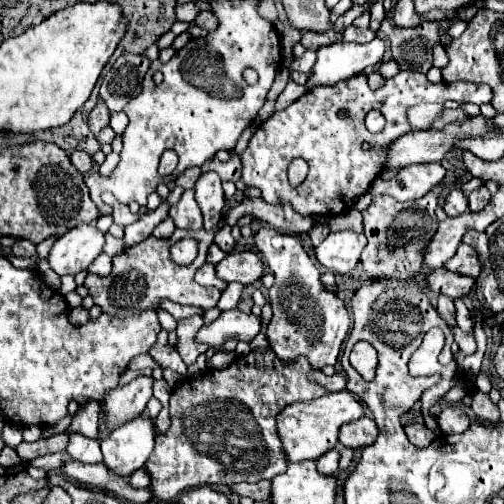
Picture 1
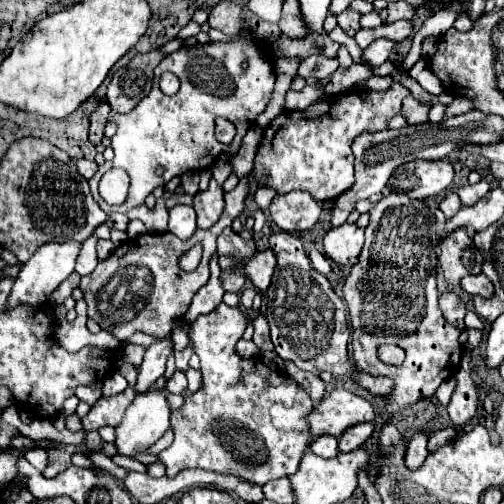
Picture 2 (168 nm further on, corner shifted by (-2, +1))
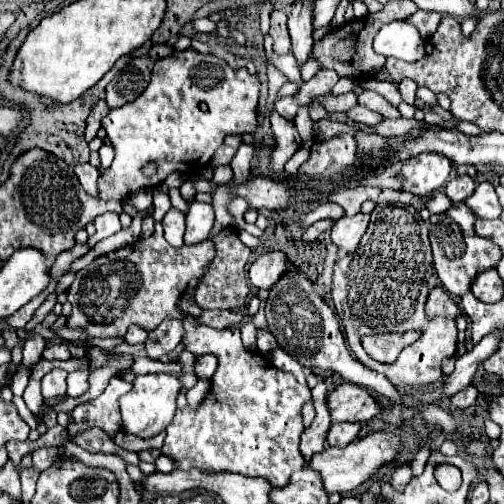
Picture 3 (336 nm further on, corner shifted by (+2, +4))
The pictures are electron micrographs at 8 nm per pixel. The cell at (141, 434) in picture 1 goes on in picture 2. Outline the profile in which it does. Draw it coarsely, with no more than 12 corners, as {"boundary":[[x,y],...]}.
{"boundary":[[166,390],[138,394],[114,446],[138,456],[170,428]]}

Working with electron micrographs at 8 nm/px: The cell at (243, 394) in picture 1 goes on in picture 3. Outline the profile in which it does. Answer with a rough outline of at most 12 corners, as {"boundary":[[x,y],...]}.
{"boundary":[[186,317],[186,349],[218,369],[178,409],[178,469],[286,487],[310,389],[246,351],[240,329]]}

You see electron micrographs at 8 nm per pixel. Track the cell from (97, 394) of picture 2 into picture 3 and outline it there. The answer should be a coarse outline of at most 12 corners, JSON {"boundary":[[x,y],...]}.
{"boundary":[[88,369],[68,373],[68,395],[88,389]]}

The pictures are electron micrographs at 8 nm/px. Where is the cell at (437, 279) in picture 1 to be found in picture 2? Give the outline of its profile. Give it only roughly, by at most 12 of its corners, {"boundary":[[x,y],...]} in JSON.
{"boundary":[[484,274],[462,278],[462,290],[492,296],[492,284]]}

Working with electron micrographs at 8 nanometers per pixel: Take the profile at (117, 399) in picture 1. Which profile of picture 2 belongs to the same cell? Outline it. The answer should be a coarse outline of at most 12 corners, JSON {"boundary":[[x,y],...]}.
{"boundary":[[162,338],[146,350],[134,386],[144,394],[164,376],[170,338]]}

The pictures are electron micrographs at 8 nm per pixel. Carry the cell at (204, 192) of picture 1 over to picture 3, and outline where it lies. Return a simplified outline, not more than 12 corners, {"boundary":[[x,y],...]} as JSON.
{"boundary":[[194,201],[186,215],[186,245],[208,239],[214,209]]}

